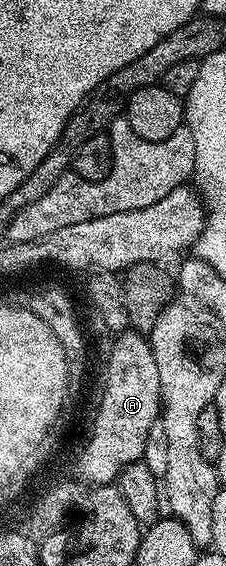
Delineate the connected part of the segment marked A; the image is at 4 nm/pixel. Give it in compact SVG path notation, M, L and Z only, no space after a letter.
M133 329L124 330L124 338L110 359L110 381L102 402L103 414L98 415L94 441L82 455L86 479L110 479L116 471L139 462L146 454L148 429L159 422L162 410L160 369L152 357L150 340Z

